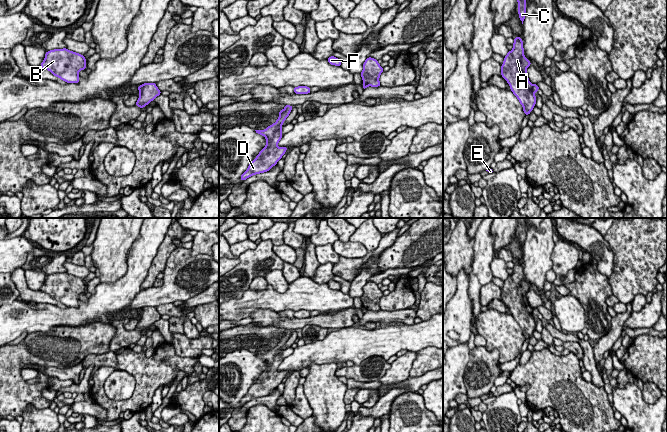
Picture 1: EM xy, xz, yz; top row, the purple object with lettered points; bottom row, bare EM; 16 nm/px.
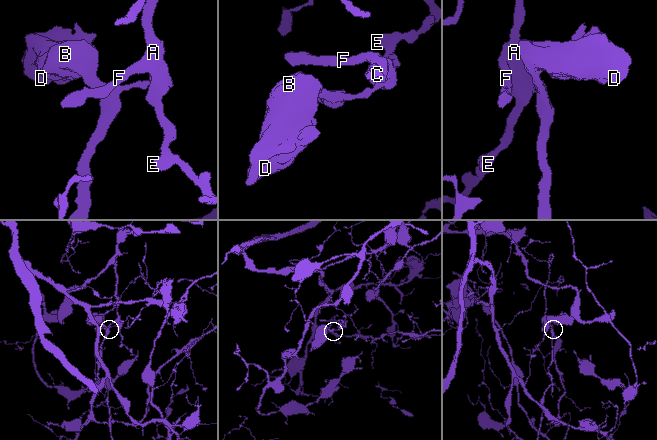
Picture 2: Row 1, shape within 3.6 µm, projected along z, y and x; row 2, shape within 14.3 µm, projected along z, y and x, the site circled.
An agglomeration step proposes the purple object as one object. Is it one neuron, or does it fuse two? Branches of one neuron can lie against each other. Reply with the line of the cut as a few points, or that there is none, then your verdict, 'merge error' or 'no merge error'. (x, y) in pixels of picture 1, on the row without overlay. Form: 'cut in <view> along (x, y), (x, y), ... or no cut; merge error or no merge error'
cut in xy along (142, 309), (140, 316); merge error

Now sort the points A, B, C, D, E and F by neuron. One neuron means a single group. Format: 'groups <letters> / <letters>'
groups A C E F / B D

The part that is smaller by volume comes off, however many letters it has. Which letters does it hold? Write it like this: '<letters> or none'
A, C, E, F

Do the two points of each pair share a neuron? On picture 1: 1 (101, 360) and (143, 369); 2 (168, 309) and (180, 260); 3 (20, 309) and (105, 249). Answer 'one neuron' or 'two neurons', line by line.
1: two neurons
2: two neurons
3: two neurons

